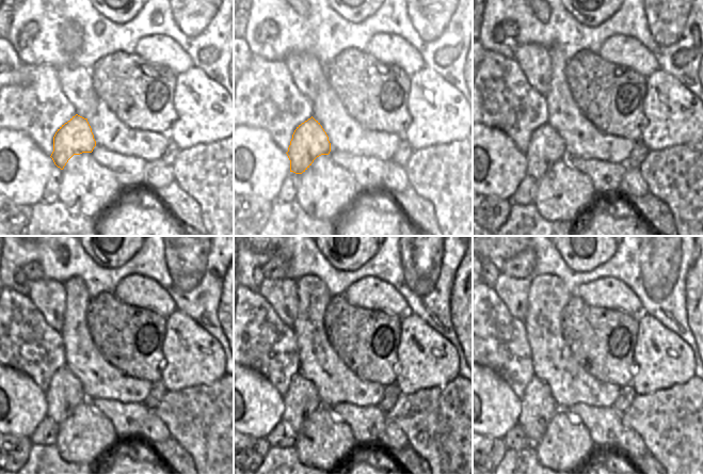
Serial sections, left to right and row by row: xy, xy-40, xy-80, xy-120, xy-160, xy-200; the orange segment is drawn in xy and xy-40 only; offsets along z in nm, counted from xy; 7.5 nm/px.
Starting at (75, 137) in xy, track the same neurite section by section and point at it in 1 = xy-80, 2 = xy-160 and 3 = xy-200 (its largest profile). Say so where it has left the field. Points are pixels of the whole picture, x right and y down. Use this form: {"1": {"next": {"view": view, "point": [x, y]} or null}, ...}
{"1": {"next": {"view": "xy-80", "point": [546, 146]}}, "2": {"next": {"view": "xy-160", "point": [301, 399]}}, "3": {"next": {"view": "xy-200", "point": [538, 407]}}}

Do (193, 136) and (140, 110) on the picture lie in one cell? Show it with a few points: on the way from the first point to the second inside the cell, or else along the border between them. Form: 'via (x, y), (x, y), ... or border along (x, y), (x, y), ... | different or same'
border along (172, 99), (176, 119), (168, 132) | different

